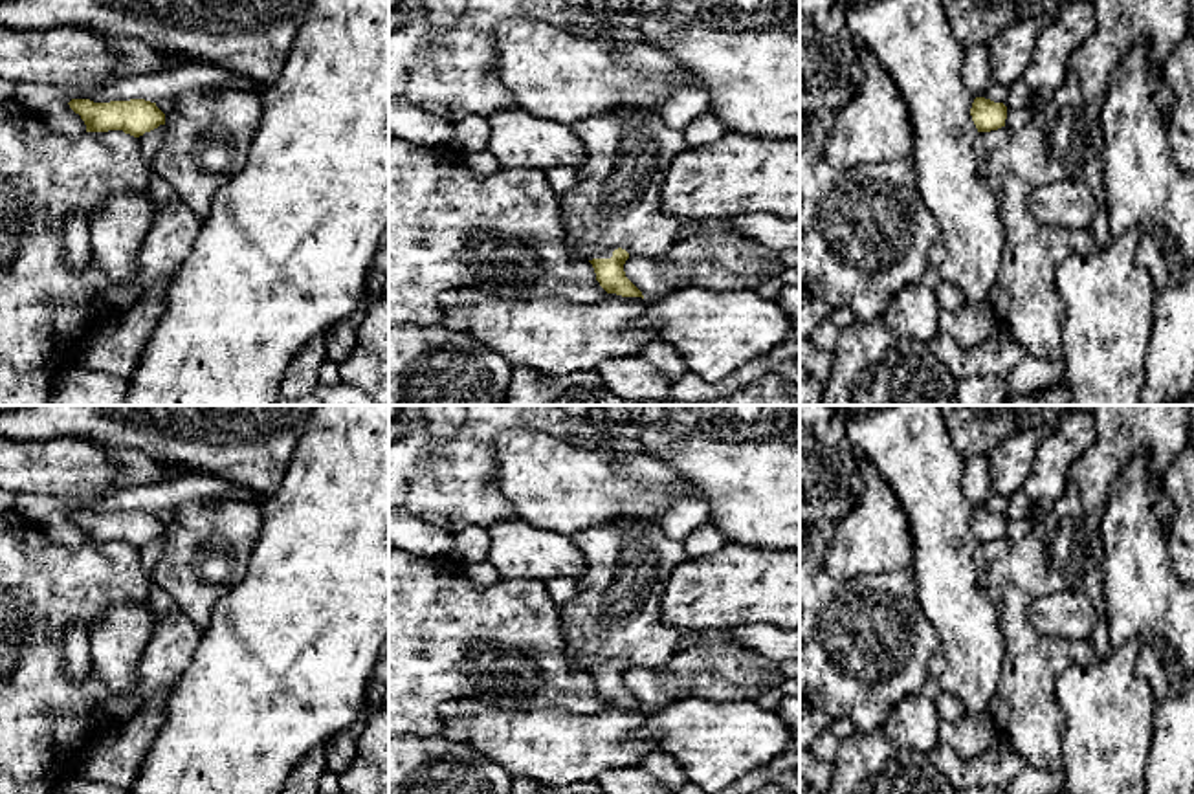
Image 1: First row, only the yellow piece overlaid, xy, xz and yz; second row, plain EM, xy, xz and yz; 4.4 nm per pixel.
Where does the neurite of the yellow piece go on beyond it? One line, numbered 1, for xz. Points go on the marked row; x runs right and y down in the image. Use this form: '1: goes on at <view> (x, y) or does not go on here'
1: does not go on here

